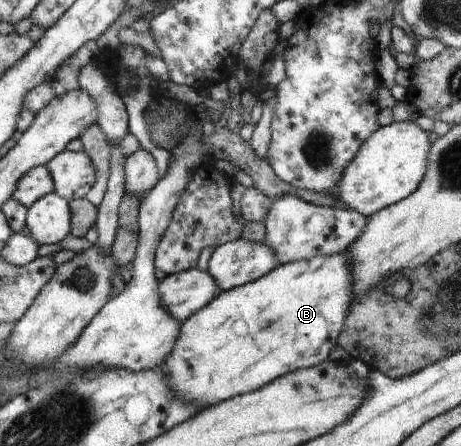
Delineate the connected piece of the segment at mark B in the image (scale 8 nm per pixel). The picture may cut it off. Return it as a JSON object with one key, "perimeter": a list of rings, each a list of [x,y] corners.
{"perimeter":[[[349,253],[335,254],[332,256],[319,256],[313,259],[299,260],[281,264],[272,269],[263,278],[256,279],[255,282],[246,283],[244,286],[234,287],[232,290],[220,292],[208,303],[203,309],[196,311],[187,321],[180,325],[180,335],[176,339],[175,349],[161,363],[161,369],[164,375],[168,377],[168,388],[182,400],[192,402],[200,406],[212,406],[219,402],[235,398],[238,395],[248,394],[252,391],[259,390],[268,383],[275,382],[277,378],[281,378],[292,371],[300,368],[308,368],[316,366],[321,362],[326,362],[329,358],[331,349],[337,345],[337,335],[344,329],[344,321],[347,318],[348,311],[351,309],[352,301],[355,299],[355,283],[354,283],[354,262]]]}

